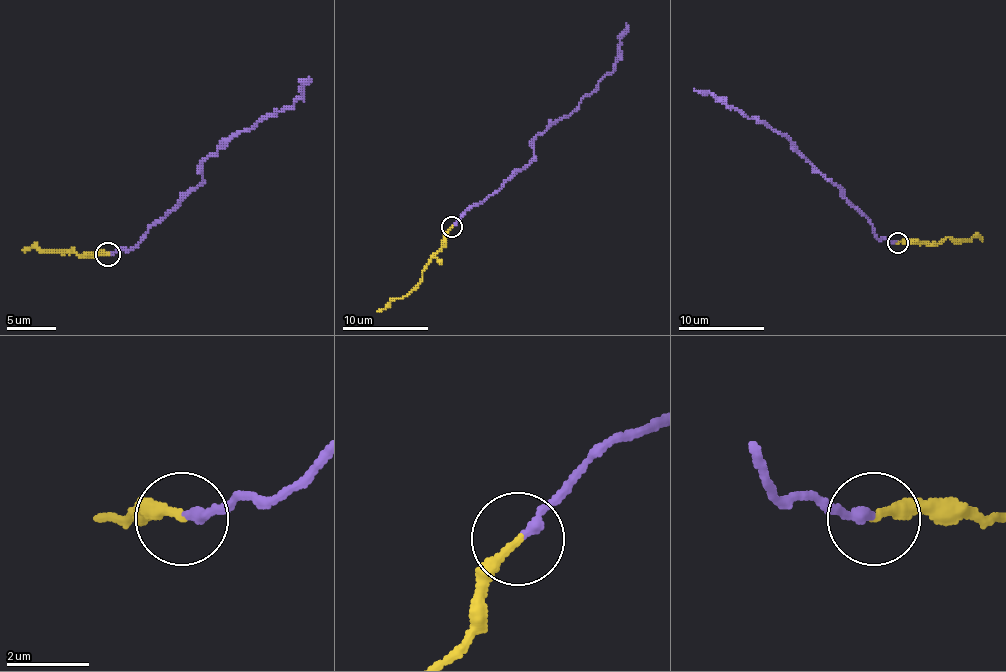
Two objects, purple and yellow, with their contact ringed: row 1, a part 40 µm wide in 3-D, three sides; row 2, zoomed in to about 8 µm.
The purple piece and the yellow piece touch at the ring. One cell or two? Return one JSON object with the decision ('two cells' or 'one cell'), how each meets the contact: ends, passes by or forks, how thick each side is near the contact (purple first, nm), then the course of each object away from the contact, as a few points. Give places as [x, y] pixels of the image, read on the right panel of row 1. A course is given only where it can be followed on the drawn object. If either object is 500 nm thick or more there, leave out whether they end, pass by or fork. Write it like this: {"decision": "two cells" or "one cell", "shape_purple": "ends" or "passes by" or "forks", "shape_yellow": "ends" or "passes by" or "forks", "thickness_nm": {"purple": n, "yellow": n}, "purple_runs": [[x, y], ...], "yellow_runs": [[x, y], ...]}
{"decision": "two cells", "shape_purple": "ends", "shape_yellow": "ends", "thickness_nm": {"purple": 240, "yellow": 240}, "purple_runs": [[898, 243], [879, 239], [872, 224], [810, 164], [786, 136], [694, 89]], "yellow_runs": [[898, 243], [937, 243], [948, 237], [982, 239]]}

